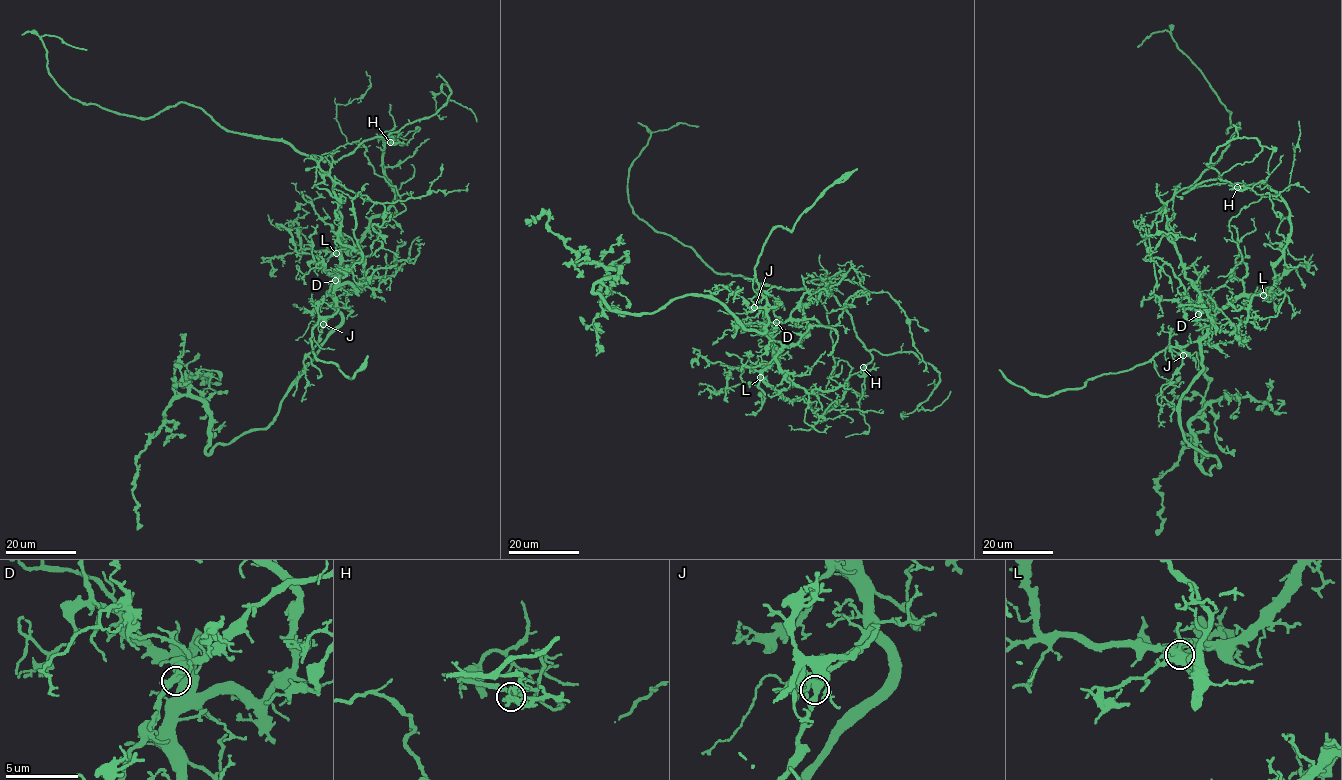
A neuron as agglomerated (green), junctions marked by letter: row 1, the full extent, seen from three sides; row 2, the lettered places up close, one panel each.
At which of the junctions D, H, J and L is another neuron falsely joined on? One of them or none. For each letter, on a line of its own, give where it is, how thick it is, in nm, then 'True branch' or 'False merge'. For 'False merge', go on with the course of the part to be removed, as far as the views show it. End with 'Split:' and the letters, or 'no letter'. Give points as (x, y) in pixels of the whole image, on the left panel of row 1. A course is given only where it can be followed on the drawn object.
D: Place: (335, 280). Thickness 360 nm. True branch
H: Place: (390, 142). Thickness 200 nm. False merge. Course of the part to remove: (390, 142), (318, 159), (180, 102), (143, 118), (86, 104), (49, 72), (41, 37), (87, 49)
J: Place: (323, 324). Thickness 400 nm. True branch
L: Place: (336, 253). Thickness 400 nm. True branch
Split: H

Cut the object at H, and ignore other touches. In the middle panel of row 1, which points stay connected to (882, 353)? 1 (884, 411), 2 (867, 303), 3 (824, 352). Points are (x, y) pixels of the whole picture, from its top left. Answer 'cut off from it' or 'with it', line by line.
1: cut off from it
2: cut off from it
3: cut off from it

